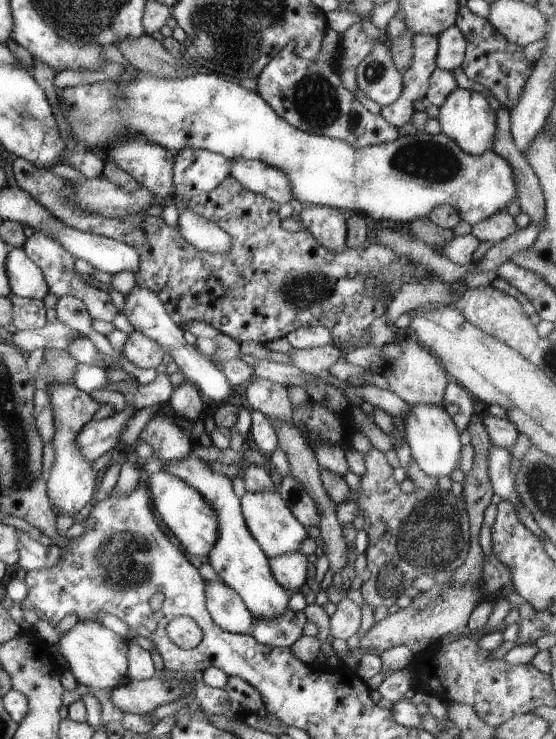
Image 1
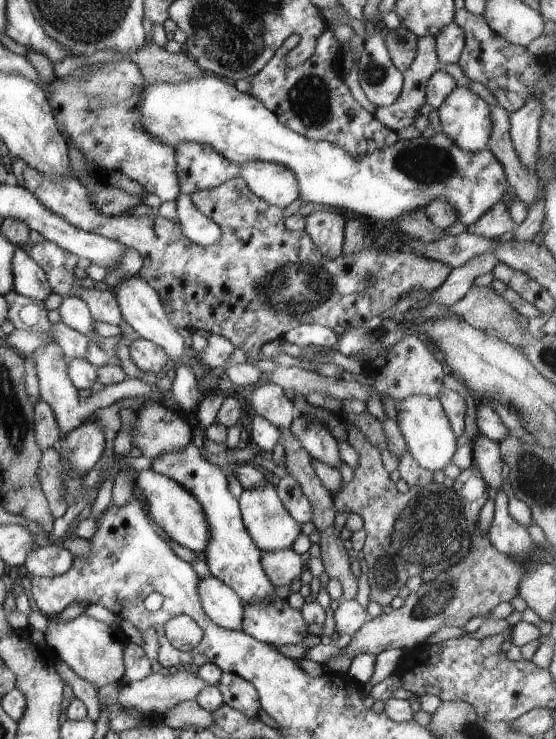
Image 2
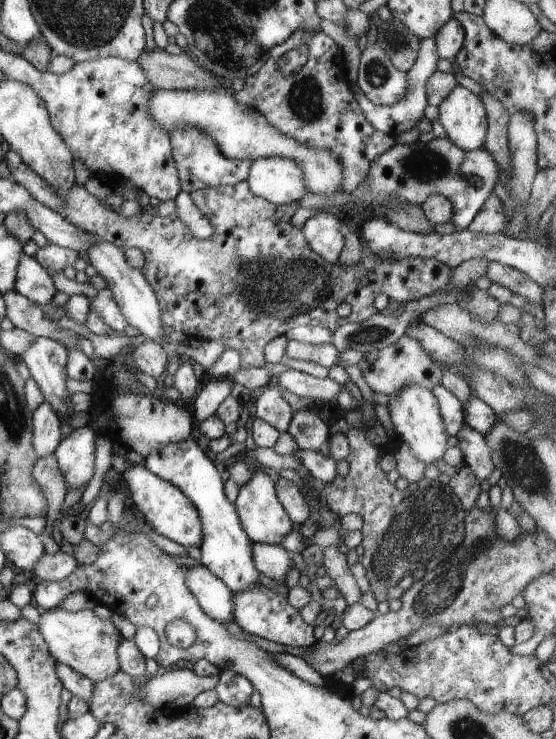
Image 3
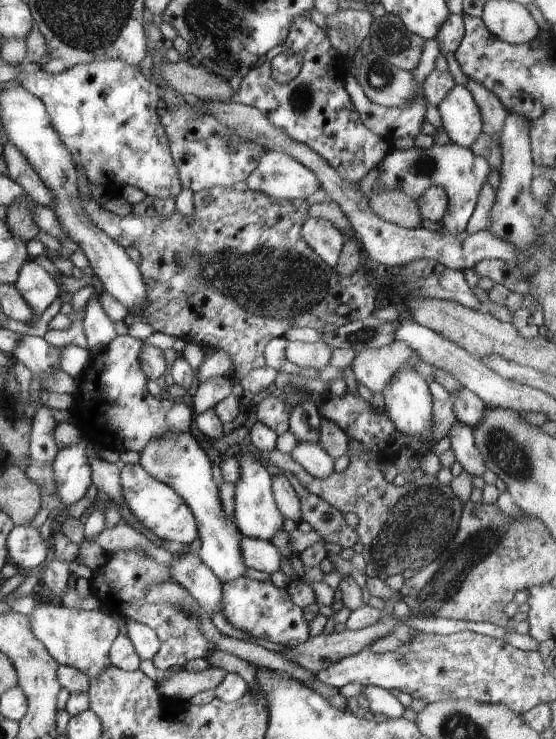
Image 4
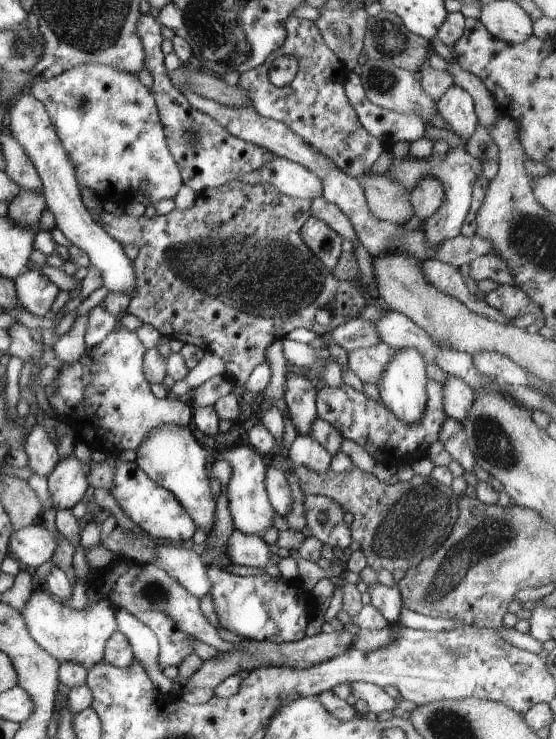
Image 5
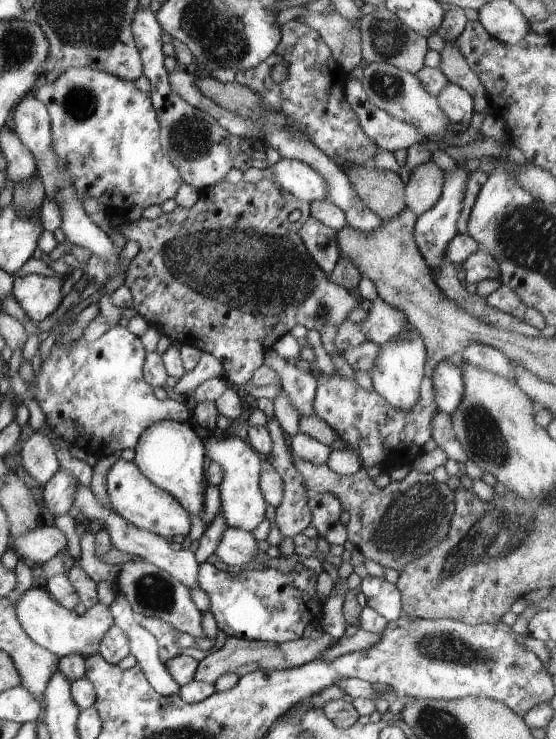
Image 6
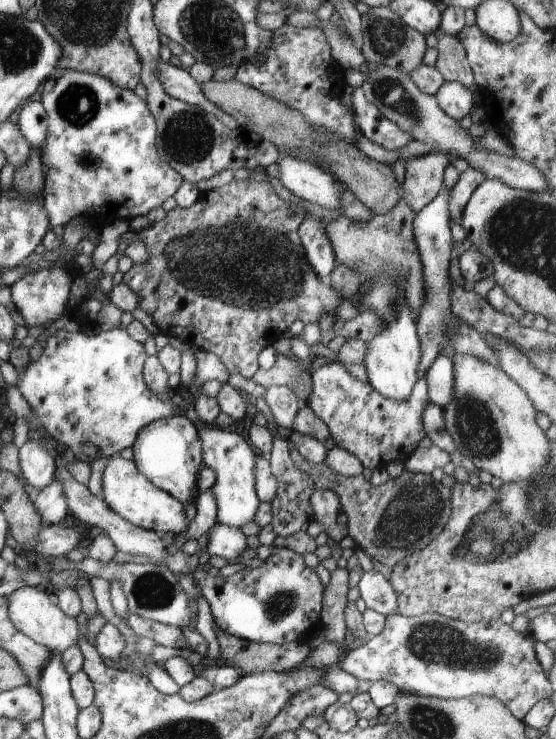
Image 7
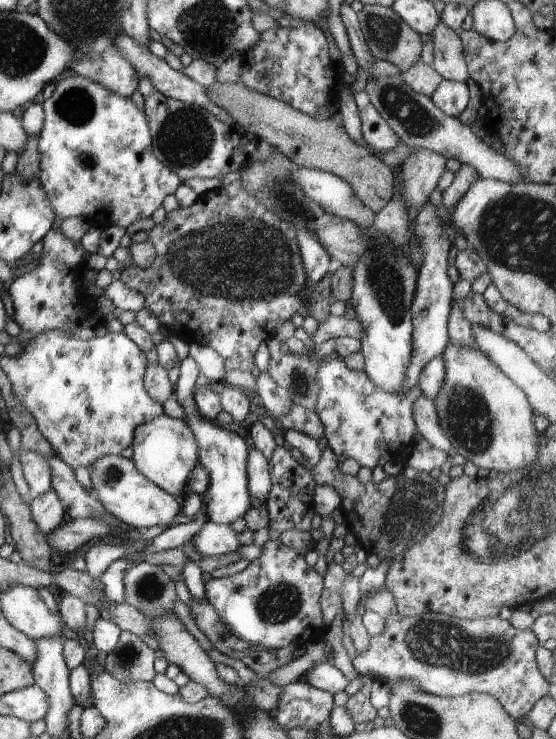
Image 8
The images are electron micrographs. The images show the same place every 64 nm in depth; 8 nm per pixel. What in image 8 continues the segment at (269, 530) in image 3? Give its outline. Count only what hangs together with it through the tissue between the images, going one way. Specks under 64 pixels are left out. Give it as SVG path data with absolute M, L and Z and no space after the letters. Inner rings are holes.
M188 355L178 368L179 378L173 392L173 398L184 411L184 422L194 434L194 440L198 444L198 460L204 470L208 472L208 488L201 498L202 506L206 505L206 512L210 521L223 525L230 525L250 510L252 498L248 492L248 470L246 470L246 458L248 458L248 446L244 438L235 432L230 432L222 425L204 418L200 410L196 408L194 400L195 388L201 382L201 374L198 364Z

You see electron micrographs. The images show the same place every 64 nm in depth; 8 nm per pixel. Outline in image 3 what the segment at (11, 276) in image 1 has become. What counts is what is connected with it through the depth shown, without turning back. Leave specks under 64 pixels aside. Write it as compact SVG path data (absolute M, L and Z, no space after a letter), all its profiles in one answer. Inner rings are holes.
M32 239L22 247L24 254L20 256L20 264L18 265L18 272L16 275L16 282L14 285L15 291L26 298L36 302L36 306L42 306L42 308L48 308L57 292L52 280L52 275L40 263L34 258L34 254L38 252L40 247Z

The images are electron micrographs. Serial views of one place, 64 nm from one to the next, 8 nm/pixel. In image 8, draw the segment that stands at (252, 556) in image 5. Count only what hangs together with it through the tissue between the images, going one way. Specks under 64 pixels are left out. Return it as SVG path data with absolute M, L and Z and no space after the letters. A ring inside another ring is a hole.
M212 521L206 522L200 530L200 534L196 534L190 543L195 547L196 551L203 556L220 556L220 554L228 554L238 550L240 540L238 534L230 525L223 525Z

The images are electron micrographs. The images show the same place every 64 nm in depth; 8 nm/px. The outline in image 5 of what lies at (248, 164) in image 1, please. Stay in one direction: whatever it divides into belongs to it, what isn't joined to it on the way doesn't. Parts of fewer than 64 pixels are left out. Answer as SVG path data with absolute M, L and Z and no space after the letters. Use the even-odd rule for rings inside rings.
M272 156L260 170L242 174L238 181L248 184L268 182L276 192L295 199L313 201L323 196L323 186L317 174L291 160Z

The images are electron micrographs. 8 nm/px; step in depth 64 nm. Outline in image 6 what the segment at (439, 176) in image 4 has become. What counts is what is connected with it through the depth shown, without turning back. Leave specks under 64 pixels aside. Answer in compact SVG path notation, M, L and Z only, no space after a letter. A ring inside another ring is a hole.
M458 164L455 165L456 168L452 172L445 172L440 200L430 210L426 210L424 214L417 216L416 224L414 224L414 242L422 253L424 262L430 269L430 274L434 274L434 268L440 266L440 262L444 262L446 246L450 244L452 238L459 234L456 222L458 222L458 216L462 212L464 198L467 196L466 184L468 184L470 172L466 168L460 168Z

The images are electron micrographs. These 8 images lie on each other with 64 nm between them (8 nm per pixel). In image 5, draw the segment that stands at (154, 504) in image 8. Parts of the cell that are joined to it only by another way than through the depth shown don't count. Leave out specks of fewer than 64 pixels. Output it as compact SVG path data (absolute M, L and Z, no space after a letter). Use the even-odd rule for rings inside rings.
M126 461L116 465L112 496L134 524L162 542L181 545L185 540L190 540L196 532L196 523L188 511L184 510L182 503L178 502L176 495L148 478L148 475L138 468L136 461Z

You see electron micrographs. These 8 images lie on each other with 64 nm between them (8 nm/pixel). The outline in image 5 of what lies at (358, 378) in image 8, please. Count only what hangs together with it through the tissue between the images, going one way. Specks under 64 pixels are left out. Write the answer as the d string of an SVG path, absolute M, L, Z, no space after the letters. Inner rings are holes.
M428 380L426 384L428 406L424 410L424 418L420 418L420 424L408 426L391 414L380 398L378 400L370 398L365 392L358 391L344 382L340 387L331 387L321 381L318 382L316 393L317 416L332 424L343 437L362 446L376 464L401 469L421 457L428 456L430 445L438 440L442 422L447 418L442 390L443 386L440 386L439 382Z

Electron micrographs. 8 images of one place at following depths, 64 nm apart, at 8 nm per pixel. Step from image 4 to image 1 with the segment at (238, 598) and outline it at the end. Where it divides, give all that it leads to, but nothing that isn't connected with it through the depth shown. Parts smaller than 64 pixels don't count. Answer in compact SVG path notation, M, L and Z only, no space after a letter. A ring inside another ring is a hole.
M290 608L284 612L284 616L274 618L274 620L256 618L254 614L252 618L254 618L254 626L252 626L250 636L264 646L281 649L287 649L302 638L304 626L308 623L302 612L294 612Z

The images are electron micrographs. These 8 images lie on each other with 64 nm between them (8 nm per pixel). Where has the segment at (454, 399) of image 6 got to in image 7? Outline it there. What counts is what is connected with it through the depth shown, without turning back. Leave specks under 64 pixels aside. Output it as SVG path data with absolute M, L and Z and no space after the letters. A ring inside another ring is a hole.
M440 355L424 374L424 382L428 384L428 398L432 404L444 408L452 400L454 390L454 373L452 360L447 355Z

